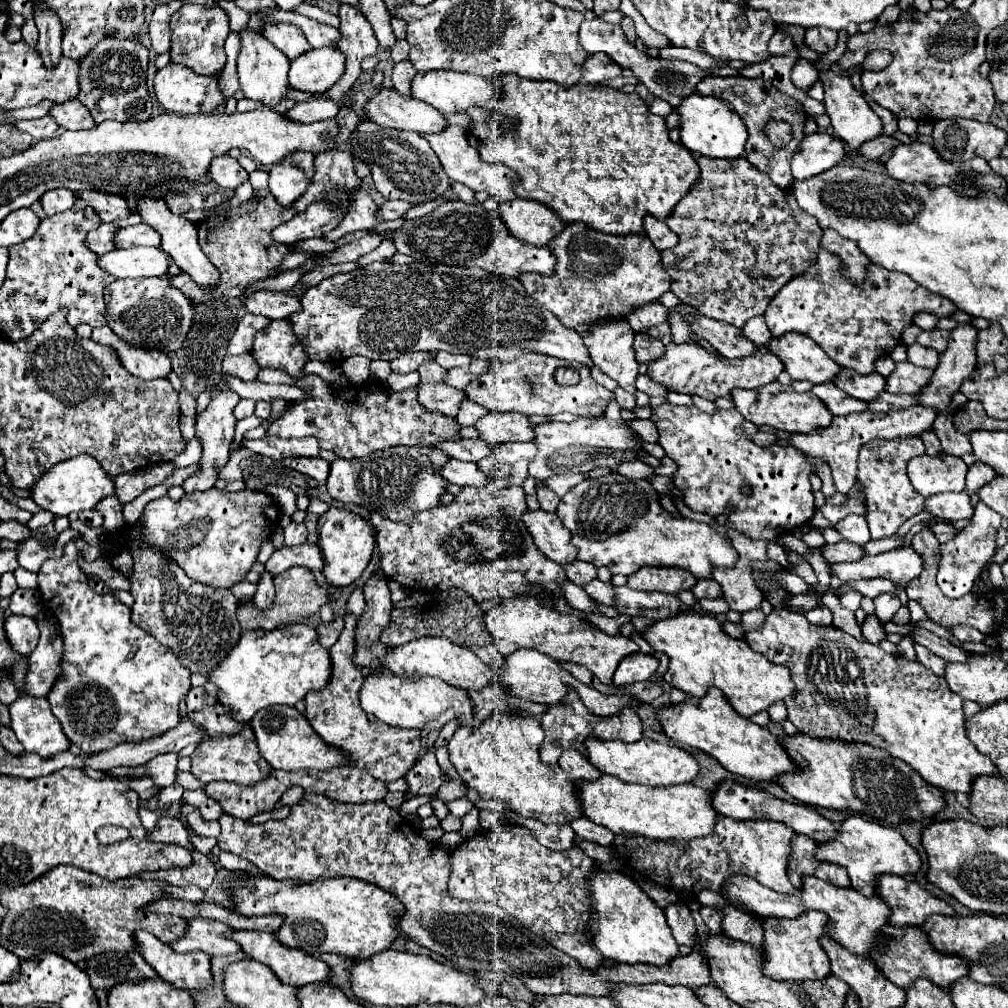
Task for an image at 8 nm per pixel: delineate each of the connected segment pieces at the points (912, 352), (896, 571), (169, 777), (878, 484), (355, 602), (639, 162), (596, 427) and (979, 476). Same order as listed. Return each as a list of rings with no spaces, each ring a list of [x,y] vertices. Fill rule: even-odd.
[[[911,344],[907,346],[907,360],[911,364],[917,364],[917,366],[925,366],[925,368],[937,368],[939,364],[939,352],[937,350],[931,350],[931,348],[925,348],[921,344]]]
[[[907,546],[877,556],[865,556],[851,564],[847,562],[833,564],[831,574],[837,574],[841,582],[863,580],[863,578],[885,578],[891,580],[893,584],[899,584],[905,590],[905,584],[917,578],[923,572],[923,568],[925,568],[923,558],[913,550],[913,546]]]
[[[171,752],[134,768],[122,766],[107,771],[112,777],[147,776],[155,782],[157,788],[173,786],[175,784],[175,772],[177,772],[177,754],[171,754]]]
[[[905,436],[895,440],[879,438],[863,444],[859,454],[857,480],[863,484],[867,496],[867,524],[873,540],[895,534],[903,522],[925,510],[925,498],[919,496],[919,492],[915,492],[907,478],[907,462],[923,454],[925,446],[919,436]]]
[[[361,582],[361,584],[357,584],[357,586],[355,586],[355,590],[351,592],[349,602],[347,602],[347,610],[349,610],[349,612],[353,612],[357,618],[361,616],[363,608],[365,608],[365,600],[363,600],[363,584],[365,584],[365,582]]]
[[[513,74],[499,76],[495,82],[499,84],[499,88],[503,88],[503,94],[499,92],[499,96],[493,96],[493,100],[489,100],[487,104],[483,104],[479,108],[471,108],[471,110],[465,112],[475,120],[475,126],[469,130],[469,144],[473,148],[477,148],[479,156],[485,162],[503,164],[503,166],[517,172],[521,182],[515,186],[515,192],[517,192],[519,198],[529,198],[529,200],[537,200],[537,202],[545,204],[567,224],[583,222],[589,228],[595,228],[603,234],[615,234],[615,236],[645,234],[643,232],[643,218],[655,216],[659,220],[667,220],[667,216],[671,214],[671,208],[675,208],[675,204],[691,190],[693,182],[699,178],[699,164],[697,164],[695,156],[687,148],[683,148],[683,144],[673,142],[669,138],[669,128],[665,126],[665,118],[651,114],[647,102],[635,92],[623,94],[621,90],[613,90],[613,88],[607,88],[607,86],[589,86],[589,84],[575,84],[571,88],[563,88],[555,82],[533,82],[533,80],[523,80],[519,76],[513,76]]]
[[[611,402],[605,414],[599,418],[577,418],[573,422],[537,424],[535,434],[535,444],[539,452],[529,464],[529,476],[533,476],[537,484],[543,484],[543,480],[559,474],[561,470],[573,470],[575,474],[583,474],[593,468],[607,466],[615,472],[623,462],[633,462],[641,452],[645,452],[639,442],[639,434],[621,418],[617,402]]]
[[[975,462],[973,466],[969,466],[965,492],[967,492],[967,494],[979,492],[979,488],[983,488],[983,484],[991,482],[995,476],[997,476],[997,472],[995,472],[991,466],[987,466],[987,464],[983,464],[983,462]]]

